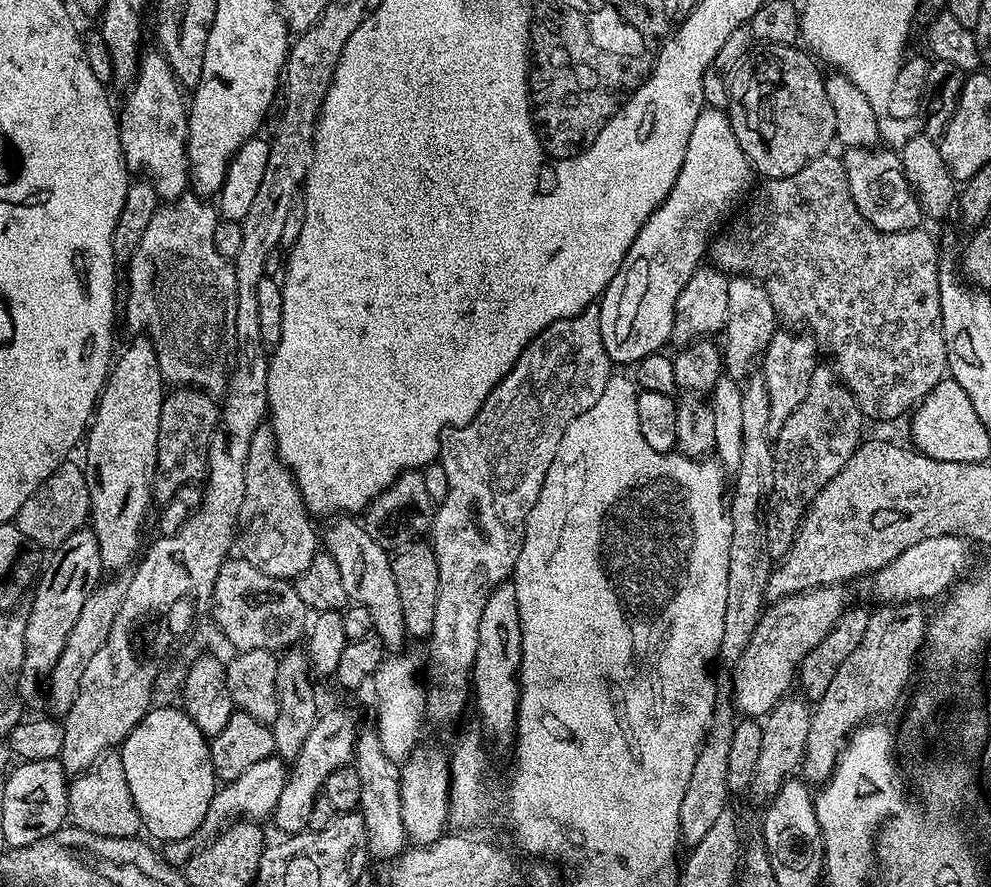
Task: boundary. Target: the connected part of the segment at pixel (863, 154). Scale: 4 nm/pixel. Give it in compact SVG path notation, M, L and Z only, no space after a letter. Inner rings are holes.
M845 147L842 152L846 182L850 186L850 198L858 206L858 214L870 222L870 226L882 232L910 232L921 227L920 203L912 184L906 178L904 167L895 151L883 152L883 147Z

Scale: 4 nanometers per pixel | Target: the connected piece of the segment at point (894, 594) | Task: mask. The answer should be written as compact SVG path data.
M943 536L922 538L922 542L910 546L910 550L902 550L898 558L871 573L872 592L877 596L877 601L898 604L928 602L931 596L943 597L969 571L968 559L972 552L968 544L969 541L963 536Z

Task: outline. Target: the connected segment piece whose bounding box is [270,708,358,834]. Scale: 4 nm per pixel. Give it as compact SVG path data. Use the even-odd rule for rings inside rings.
M336 708L319 717L310 730L310 738L304 740L302 750L291 763L286 778L286 786L282 786L282 794L278 797L278 806L271 814L271 823L276 823L280 834L295 834L305 831L310 822L310 810L314 810L318 797L323 793L324 783L330 774L339 768L349 767L356 754L356 738L358 727L352 716L342 709Z

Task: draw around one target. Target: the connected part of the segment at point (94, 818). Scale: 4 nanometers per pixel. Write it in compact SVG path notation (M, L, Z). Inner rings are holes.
M119 751L107 752L69 783L68 814L75 827L102 836L135 837L141 831L140 815L134 806L134 794L130 794L130 782L126 782Z

